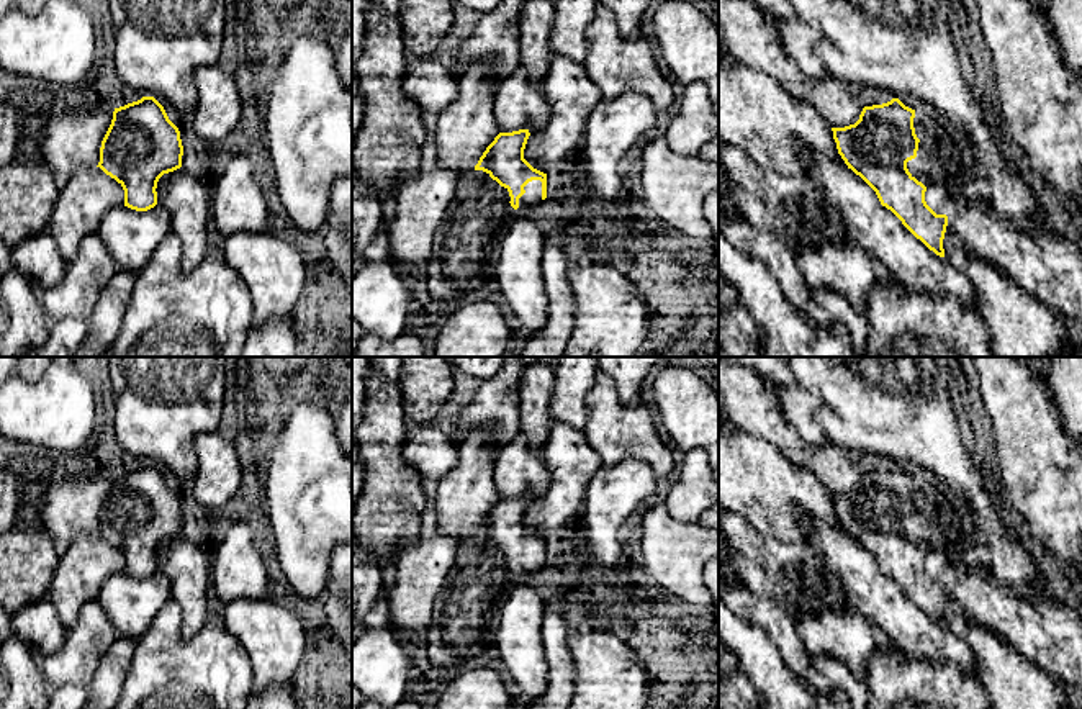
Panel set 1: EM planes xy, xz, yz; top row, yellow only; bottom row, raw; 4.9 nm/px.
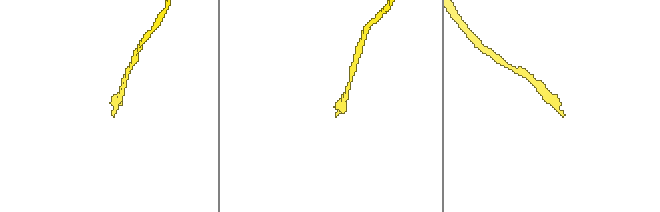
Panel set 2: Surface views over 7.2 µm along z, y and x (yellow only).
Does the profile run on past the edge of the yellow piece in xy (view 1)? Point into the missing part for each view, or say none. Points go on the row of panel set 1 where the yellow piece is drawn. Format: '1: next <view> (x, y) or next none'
1: next none

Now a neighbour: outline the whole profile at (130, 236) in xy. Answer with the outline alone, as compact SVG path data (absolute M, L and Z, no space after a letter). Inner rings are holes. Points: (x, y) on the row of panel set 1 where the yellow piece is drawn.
M124 203L110 210L98 224L98 237L118 270L142 270L170 233L170 215L156 205L136 211Z

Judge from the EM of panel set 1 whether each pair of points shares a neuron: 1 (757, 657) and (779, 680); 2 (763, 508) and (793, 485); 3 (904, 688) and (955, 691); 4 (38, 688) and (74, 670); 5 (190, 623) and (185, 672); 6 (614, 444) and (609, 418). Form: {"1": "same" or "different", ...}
{"1": "same", "2": "same", "3": "same", "4": "different", "5": "different", "6": "same"}

